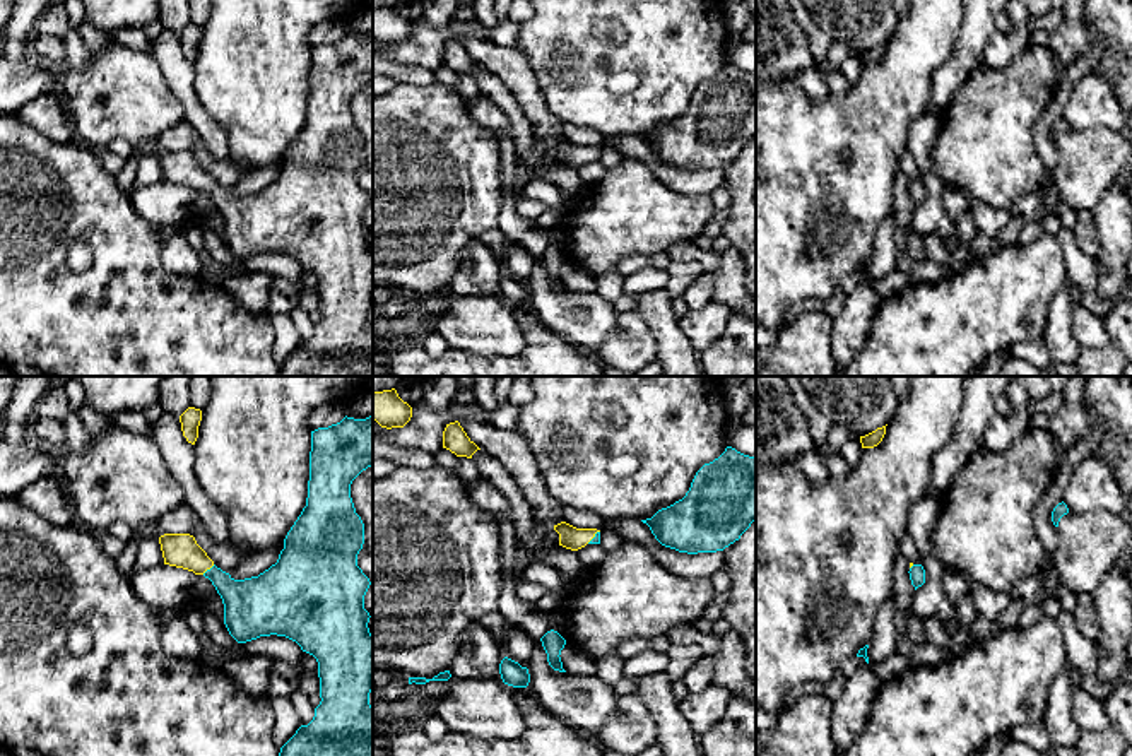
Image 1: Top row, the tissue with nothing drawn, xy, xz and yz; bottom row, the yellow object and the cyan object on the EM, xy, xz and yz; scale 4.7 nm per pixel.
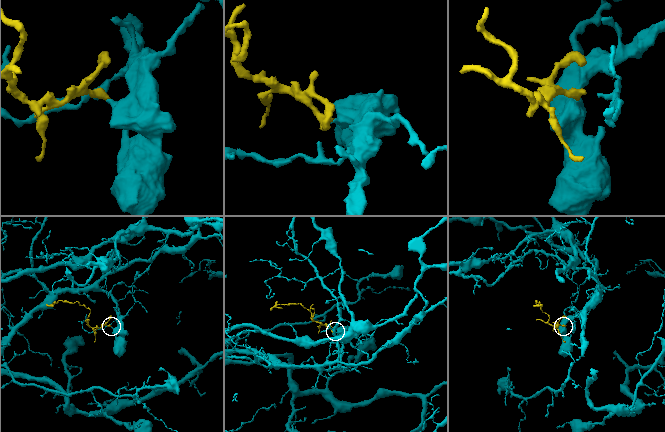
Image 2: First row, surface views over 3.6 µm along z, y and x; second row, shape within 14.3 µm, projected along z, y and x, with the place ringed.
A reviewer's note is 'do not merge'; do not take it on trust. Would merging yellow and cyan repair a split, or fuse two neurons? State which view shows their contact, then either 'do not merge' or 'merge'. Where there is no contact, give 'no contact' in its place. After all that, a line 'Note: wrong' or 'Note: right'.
contact in xy; merge
Note: wrong

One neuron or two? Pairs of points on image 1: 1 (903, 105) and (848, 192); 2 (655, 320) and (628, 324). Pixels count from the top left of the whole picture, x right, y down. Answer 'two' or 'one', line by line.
1: one
2: two

